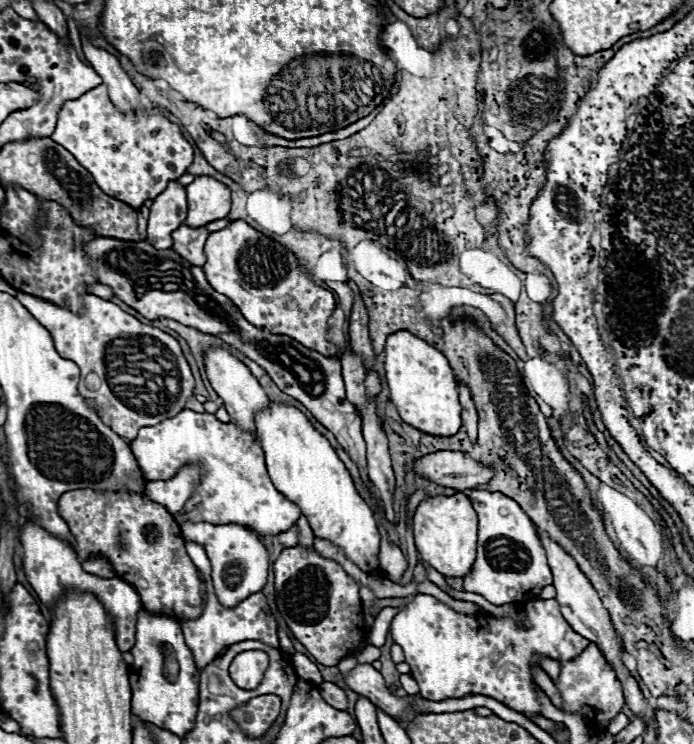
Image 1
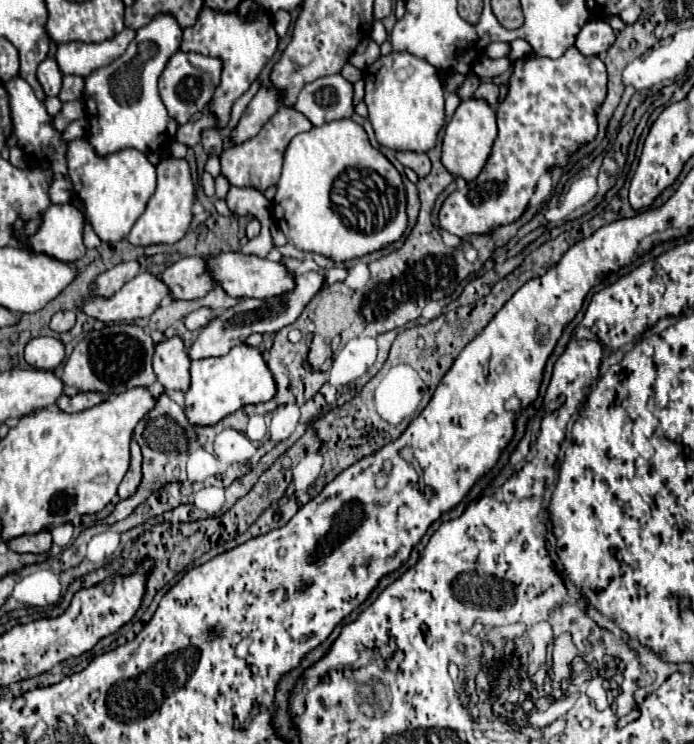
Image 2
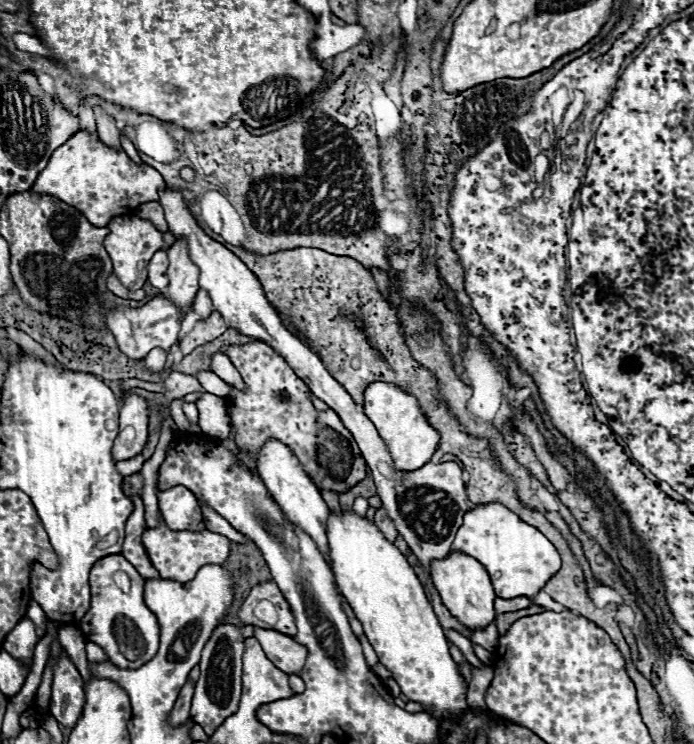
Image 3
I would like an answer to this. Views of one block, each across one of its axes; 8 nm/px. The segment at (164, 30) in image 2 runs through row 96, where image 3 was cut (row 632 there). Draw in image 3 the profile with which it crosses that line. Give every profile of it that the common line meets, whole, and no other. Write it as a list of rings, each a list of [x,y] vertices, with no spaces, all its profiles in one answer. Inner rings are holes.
[[[112,554],[94,564],[90,572],[90,588],[92,588],[90,610],[78,622],[84,636],[90,642],[96,642],[108,654],[110,662],[114,662],[116,666],[140,668],[142,664],[146,664],[158,652],[160,624],[158,624],[158,618],[144,604],[144,598],[142,598],[144,578],[136,572],[136,568],[132,568],[132,564],[128,564],[128,560],[124,560],[124,556]],[[118,570],[126,572],[132,580],[128,594],[124,594],[112,580],[114,572]]]

